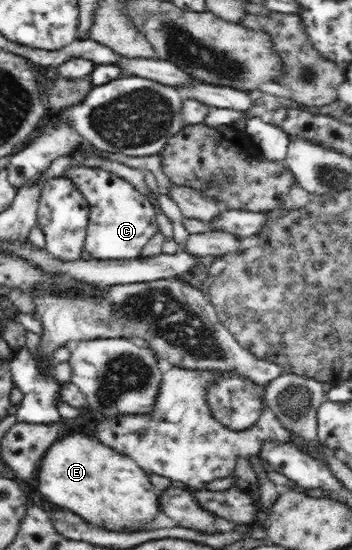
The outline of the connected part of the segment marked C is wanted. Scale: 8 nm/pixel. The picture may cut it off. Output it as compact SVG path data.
M72 167L66 177L73 181L89 205L89 222L84 248L94 259L140 258L142 248L158 233L156 209L140 195L128 181L108 173L104 169Z

